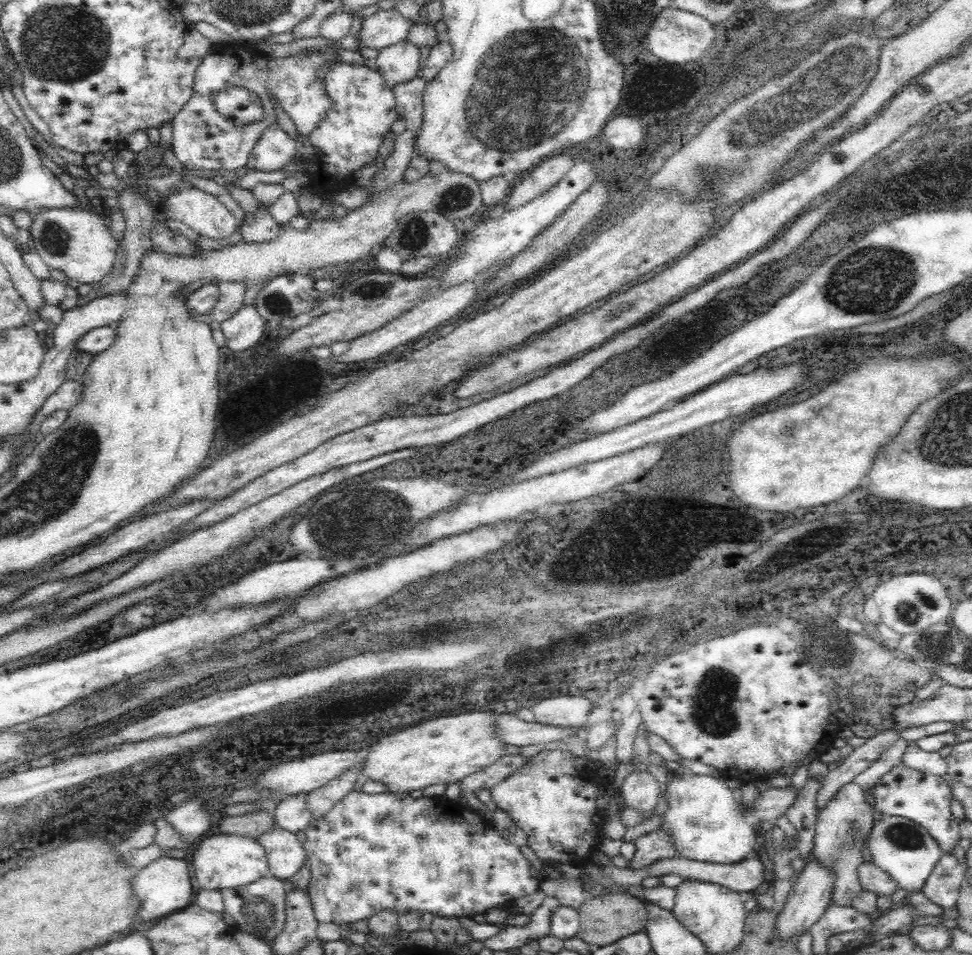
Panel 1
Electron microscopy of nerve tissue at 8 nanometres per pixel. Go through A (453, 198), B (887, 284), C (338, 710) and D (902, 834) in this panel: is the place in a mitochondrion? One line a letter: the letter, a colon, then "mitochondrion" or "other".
A: mitochondrion
B: mitochondrion
C: other
D: mitochondrion

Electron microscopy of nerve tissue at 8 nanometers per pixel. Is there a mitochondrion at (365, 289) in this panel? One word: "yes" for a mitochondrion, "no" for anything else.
yes

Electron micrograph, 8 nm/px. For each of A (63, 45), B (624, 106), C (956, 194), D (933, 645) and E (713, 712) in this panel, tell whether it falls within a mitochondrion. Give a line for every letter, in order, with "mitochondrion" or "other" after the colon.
A: mitochondrion
B: other
C: other
D: mitochondrion
E: mitochondrion

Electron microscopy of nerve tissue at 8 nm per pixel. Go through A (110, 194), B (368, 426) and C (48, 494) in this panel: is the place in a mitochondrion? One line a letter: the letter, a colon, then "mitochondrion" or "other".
A: other
B: other
C: mitochondrion

